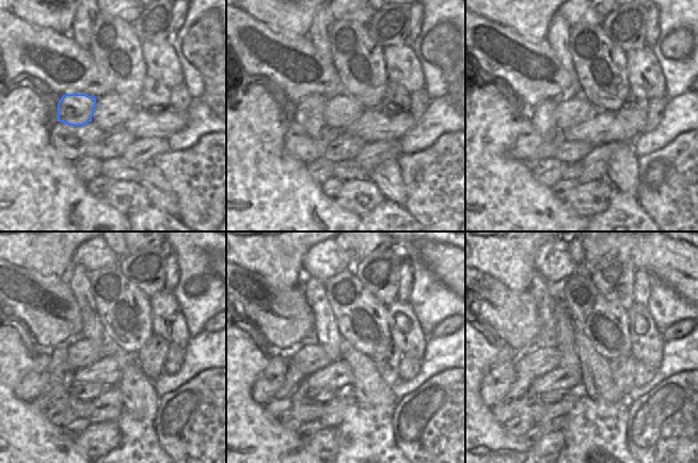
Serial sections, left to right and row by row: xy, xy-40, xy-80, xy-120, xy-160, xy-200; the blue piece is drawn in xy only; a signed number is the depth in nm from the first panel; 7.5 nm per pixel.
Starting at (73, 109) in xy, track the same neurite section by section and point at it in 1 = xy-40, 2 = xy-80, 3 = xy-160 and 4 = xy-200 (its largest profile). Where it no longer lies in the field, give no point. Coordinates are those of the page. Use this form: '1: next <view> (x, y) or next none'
1: next xy-40 (308, 113)
2: next xy-80 (542, 117)
3: next xy-160 (295, 387)
4: next xy-200 (508, 408)

